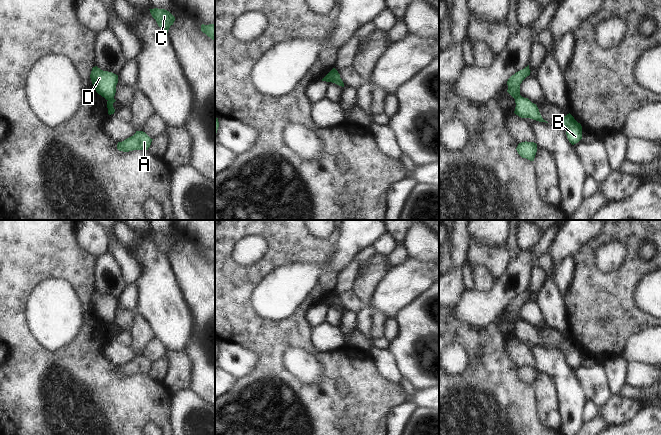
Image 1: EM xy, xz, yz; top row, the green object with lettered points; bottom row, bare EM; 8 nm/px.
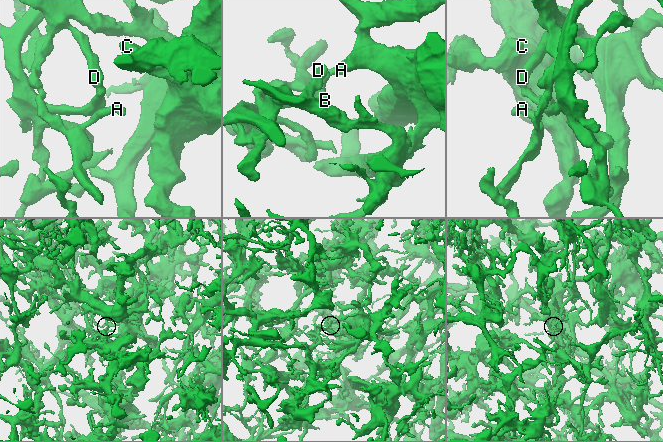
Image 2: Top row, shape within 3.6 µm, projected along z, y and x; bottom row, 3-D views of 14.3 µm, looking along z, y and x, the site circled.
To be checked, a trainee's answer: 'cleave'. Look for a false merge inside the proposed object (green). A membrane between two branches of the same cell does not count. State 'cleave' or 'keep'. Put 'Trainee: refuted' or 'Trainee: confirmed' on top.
Trainee: confirmed
cleave

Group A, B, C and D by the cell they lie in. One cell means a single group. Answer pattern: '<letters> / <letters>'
A C D / B

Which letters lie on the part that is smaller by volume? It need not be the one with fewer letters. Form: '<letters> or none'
B

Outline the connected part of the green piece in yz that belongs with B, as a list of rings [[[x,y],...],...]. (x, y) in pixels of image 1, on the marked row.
[[[570,113],[553,124],[560,124],[565,128],[567,138],[572,145],[578,143],[582,139],[582,126]]]

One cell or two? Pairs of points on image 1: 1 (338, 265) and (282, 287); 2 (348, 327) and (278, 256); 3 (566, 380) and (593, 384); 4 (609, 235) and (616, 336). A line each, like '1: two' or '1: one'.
1: one
2: two
3: two
4: one

